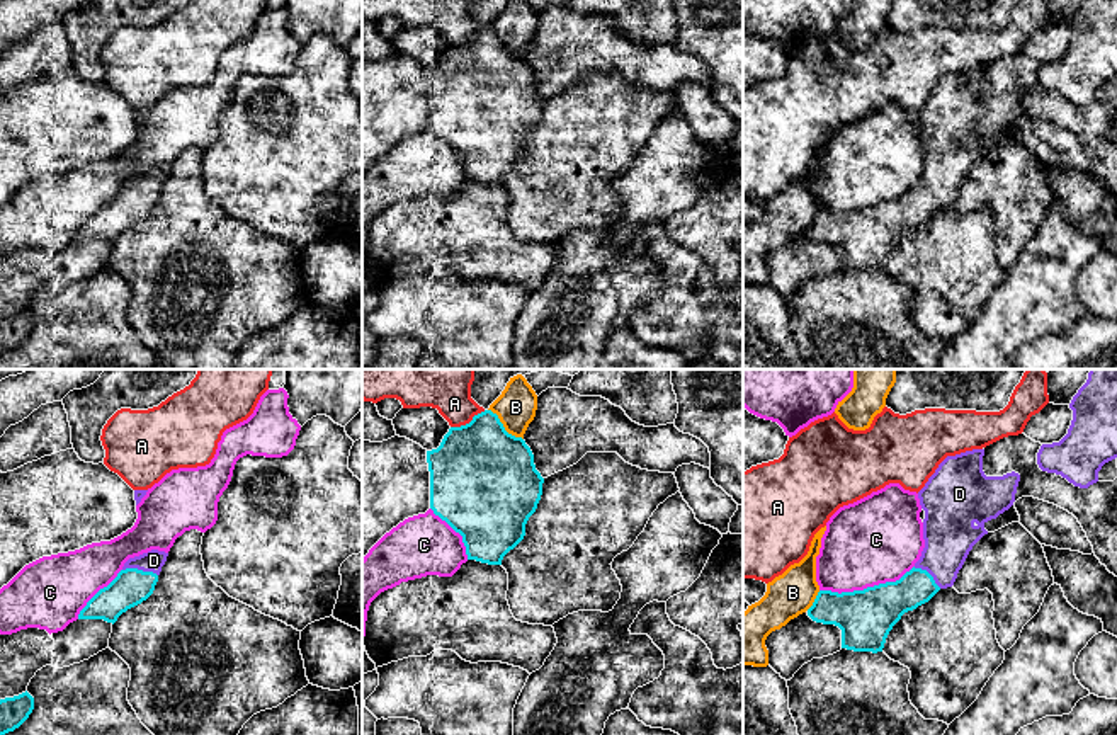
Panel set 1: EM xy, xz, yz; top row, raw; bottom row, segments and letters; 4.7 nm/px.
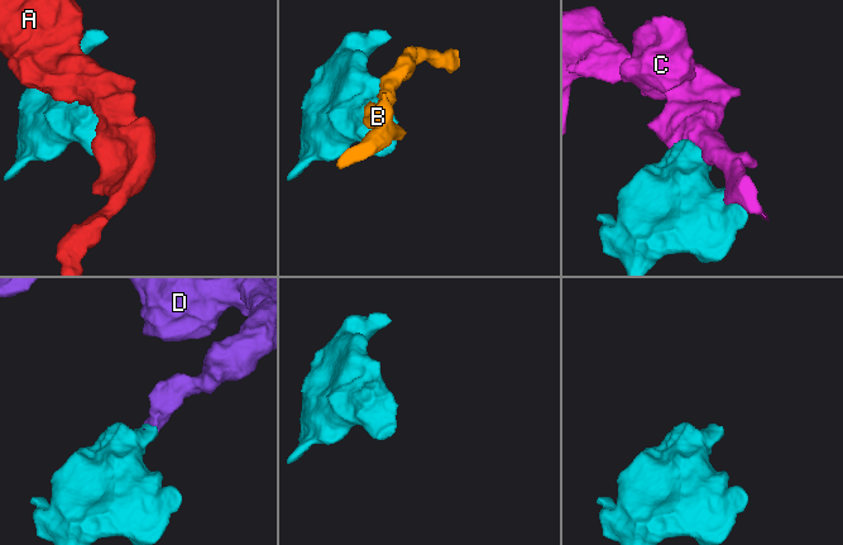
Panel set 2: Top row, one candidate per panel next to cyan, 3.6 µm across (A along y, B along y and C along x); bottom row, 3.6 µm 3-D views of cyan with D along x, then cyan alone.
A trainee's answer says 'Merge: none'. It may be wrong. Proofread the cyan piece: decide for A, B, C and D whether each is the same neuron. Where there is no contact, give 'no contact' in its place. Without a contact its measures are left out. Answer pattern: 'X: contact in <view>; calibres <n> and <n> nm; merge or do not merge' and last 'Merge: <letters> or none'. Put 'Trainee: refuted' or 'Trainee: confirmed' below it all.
A: contact in xz; calibres 480 and 180 nm; do not merge
B: contact in xz; calibres 480 and 190 nm; do not merge
C: contact in yz; calibres 260 and 420 nm; do not merge
D: contact in xy; calibres 170 and 100 nm; merge
Merge: D
Trainee: refuted

